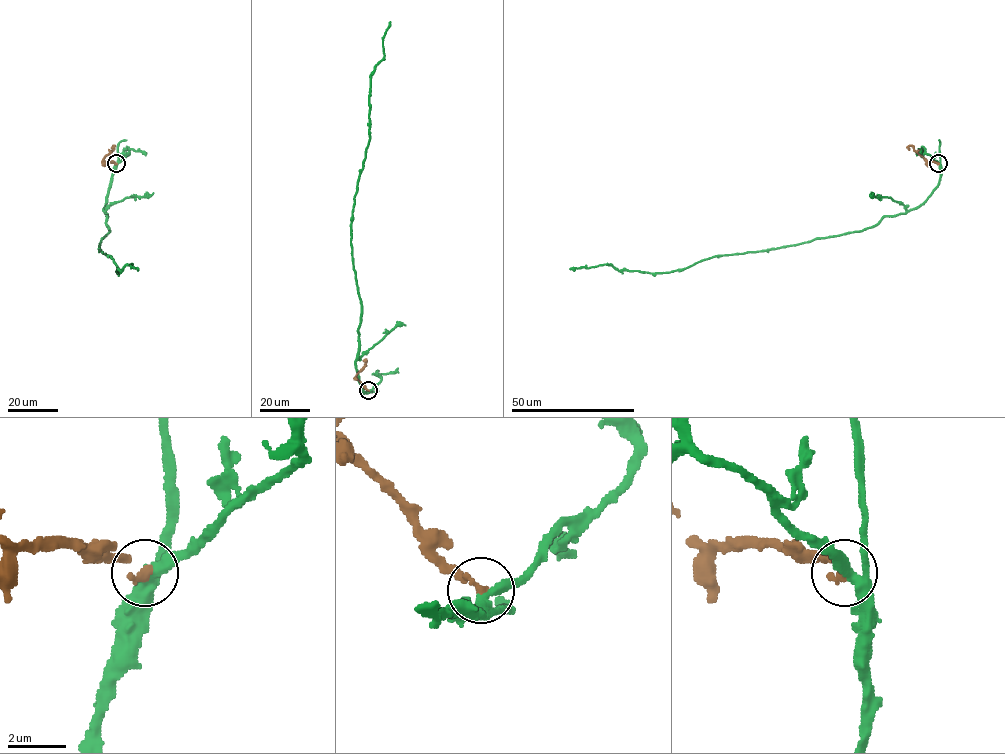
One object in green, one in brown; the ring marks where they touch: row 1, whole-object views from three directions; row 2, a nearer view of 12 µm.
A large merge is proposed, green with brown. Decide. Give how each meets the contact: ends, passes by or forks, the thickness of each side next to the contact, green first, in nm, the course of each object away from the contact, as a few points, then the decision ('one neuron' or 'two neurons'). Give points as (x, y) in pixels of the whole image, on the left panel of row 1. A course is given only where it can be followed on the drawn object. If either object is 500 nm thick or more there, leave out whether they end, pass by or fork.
green forks; brown ends; calibres 320 and 240 nm; course green (116, 163), (103, 210), (109, 232), (99, 245), (100, 251), (113, 259), (118, 273), (126, 265), (138, 269); course brown (116, 164), (103, 160), (111, 148); one neuron

